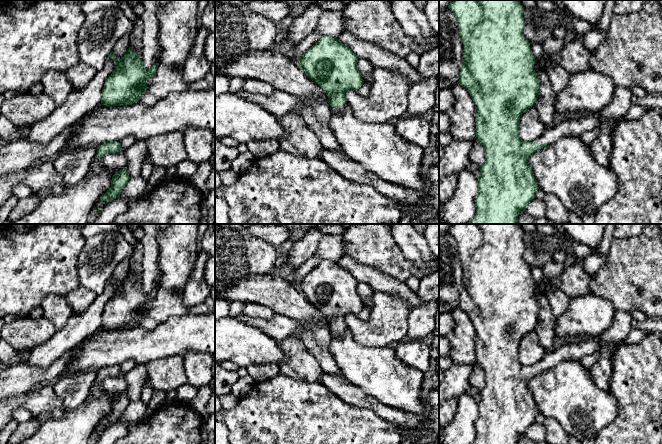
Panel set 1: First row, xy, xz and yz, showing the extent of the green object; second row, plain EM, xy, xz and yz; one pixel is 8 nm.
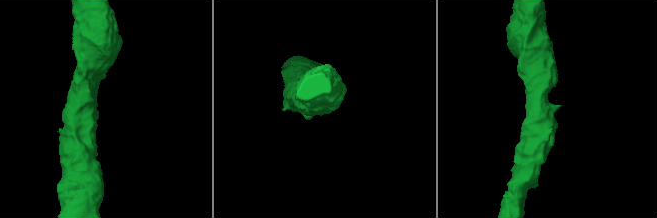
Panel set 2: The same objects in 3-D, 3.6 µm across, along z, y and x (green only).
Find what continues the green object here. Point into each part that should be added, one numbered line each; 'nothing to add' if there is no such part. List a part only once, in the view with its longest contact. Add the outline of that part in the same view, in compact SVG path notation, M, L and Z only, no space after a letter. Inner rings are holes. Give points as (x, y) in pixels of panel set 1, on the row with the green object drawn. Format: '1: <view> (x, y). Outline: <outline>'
1: xz (339, 110). Outline: M347 101L341 107L331 107L331 111L337 114L342 114L344 110L348 107Z

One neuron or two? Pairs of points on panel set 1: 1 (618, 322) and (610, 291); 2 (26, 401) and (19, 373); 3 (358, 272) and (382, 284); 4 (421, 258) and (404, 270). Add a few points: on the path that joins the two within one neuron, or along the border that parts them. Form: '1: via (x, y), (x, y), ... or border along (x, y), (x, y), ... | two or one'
1: border along (616, 310), (630, 312) | two
2: border along (46, 384), (41, 384), (26, 392), (10, 397) | two
3: via (364, 273), (376, 279) | one
4: border along (398, 246), (402, 254), (425, 275) | two

